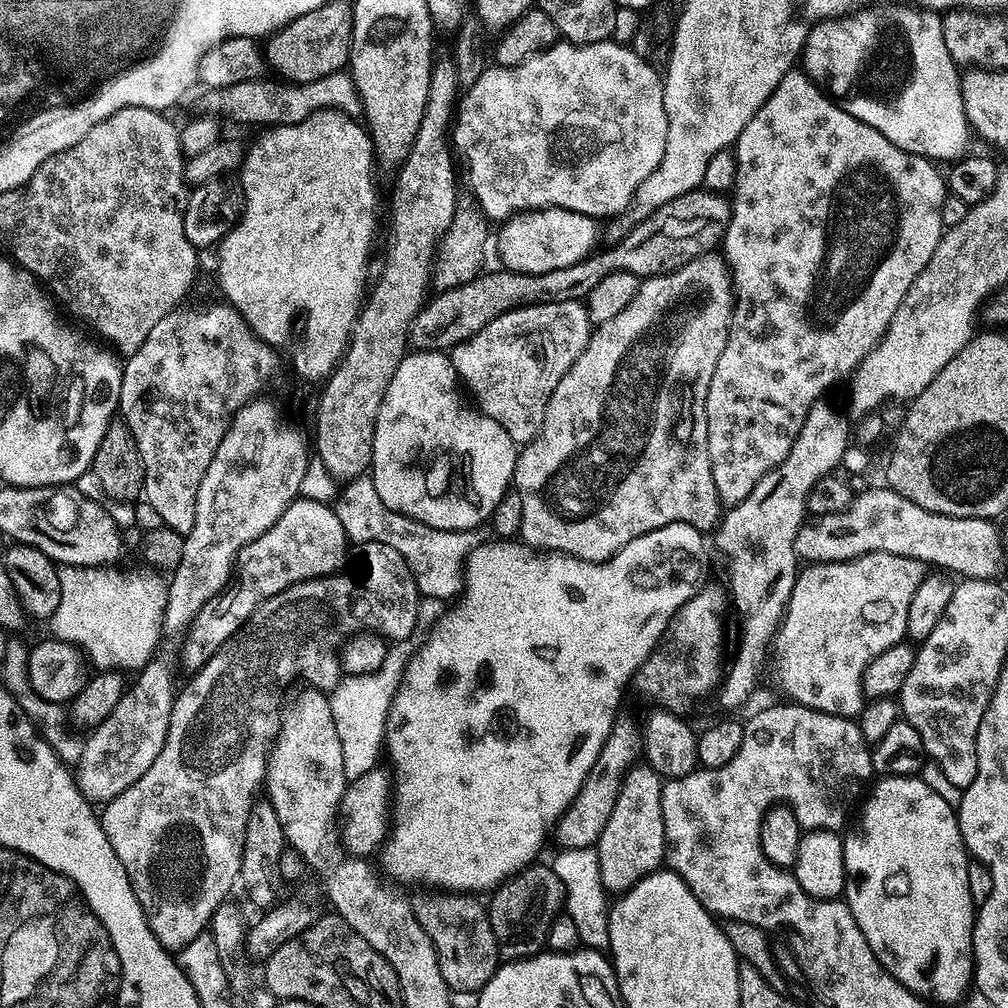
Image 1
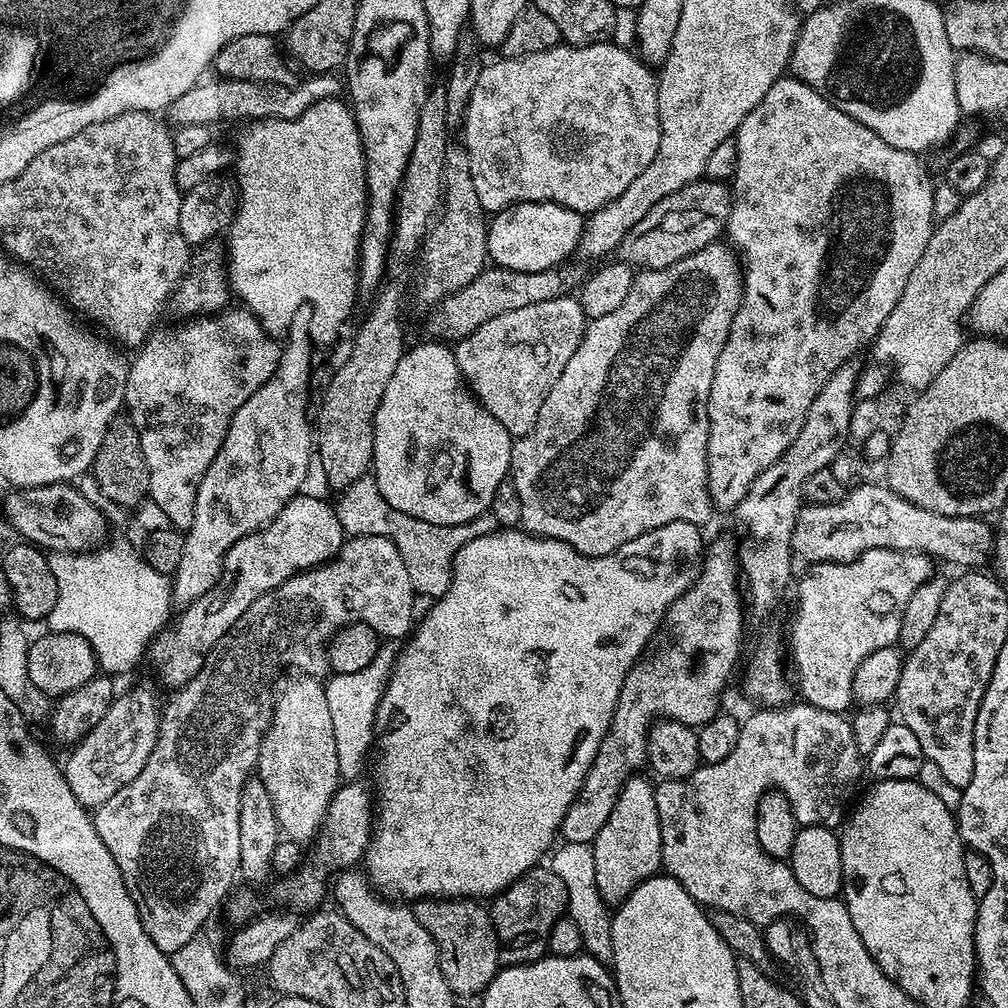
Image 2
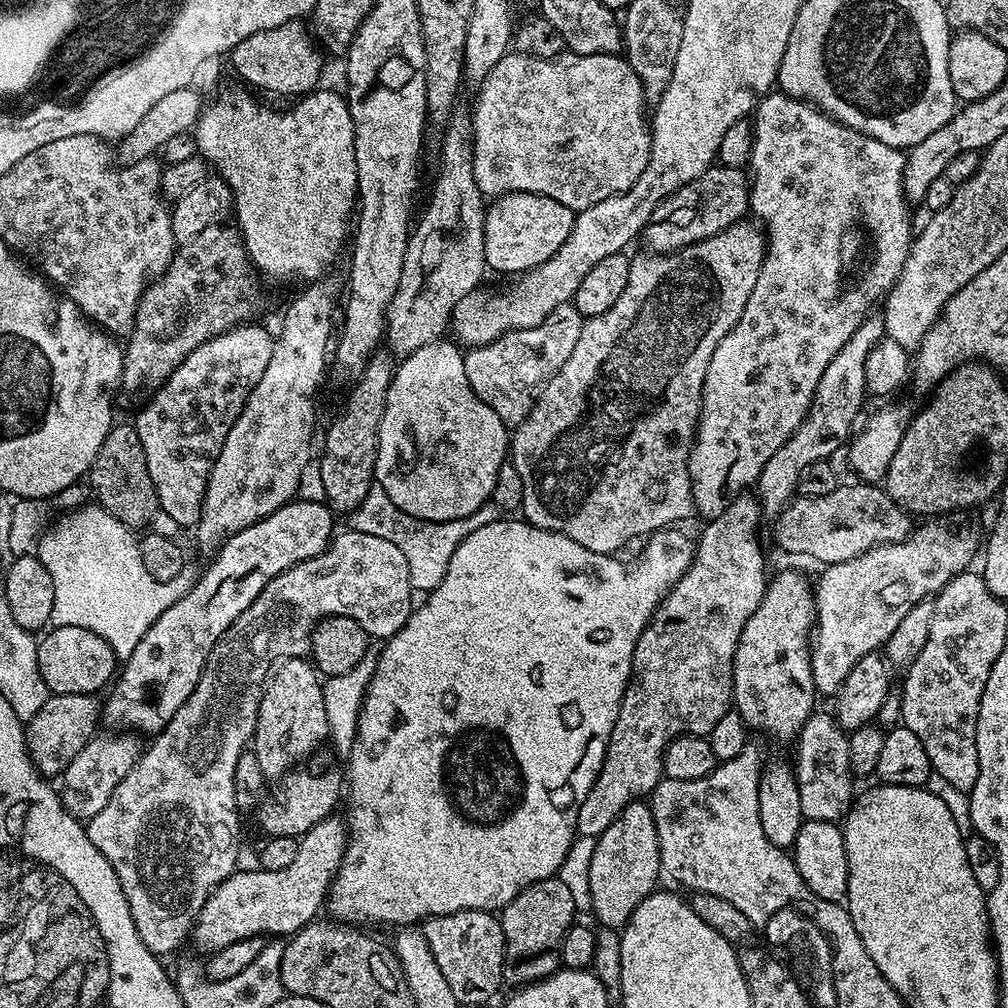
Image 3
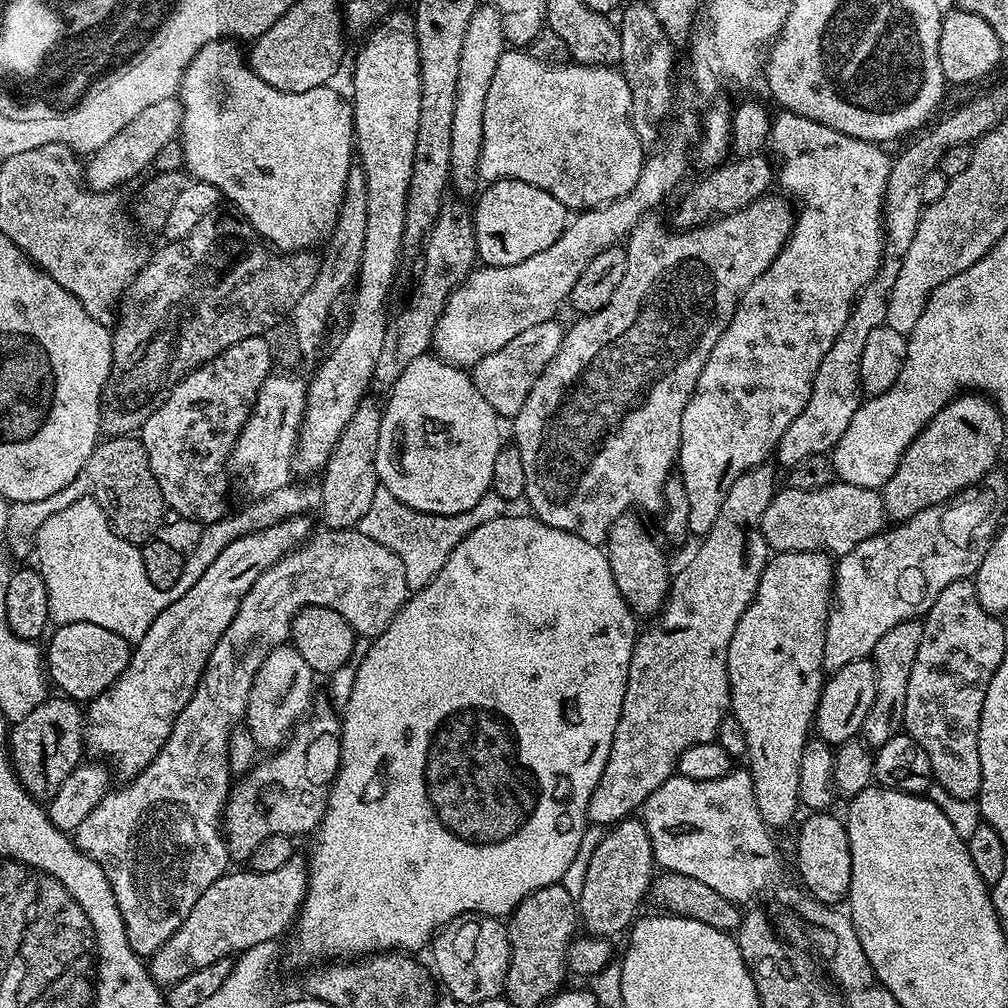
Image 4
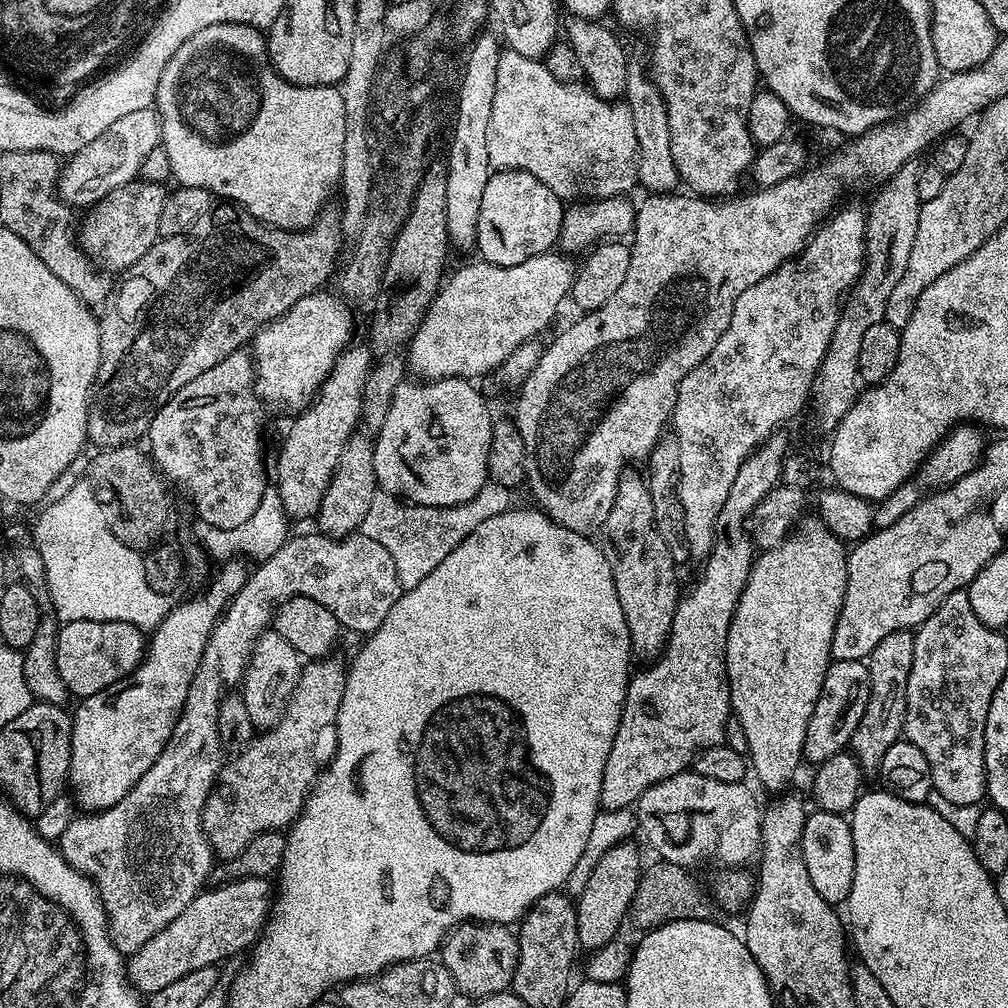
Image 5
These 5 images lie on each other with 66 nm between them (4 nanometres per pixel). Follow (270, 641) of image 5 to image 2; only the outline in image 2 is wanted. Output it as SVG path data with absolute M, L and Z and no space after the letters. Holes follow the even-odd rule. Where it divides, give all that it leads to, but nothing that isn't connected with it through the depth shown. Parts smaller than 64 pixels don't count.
M300 674L297 677L297 680L290 681L281 692L279 689L275 697L272 721L262 738L255 775L259 776L262 786L266 786L266 794L270 794L270 802L274 806L281 833L290 840L312 842L324 822L332 795L342 783L342 763L335 746L334 725L330 718L329 703L326 702L325 685L314 676Z

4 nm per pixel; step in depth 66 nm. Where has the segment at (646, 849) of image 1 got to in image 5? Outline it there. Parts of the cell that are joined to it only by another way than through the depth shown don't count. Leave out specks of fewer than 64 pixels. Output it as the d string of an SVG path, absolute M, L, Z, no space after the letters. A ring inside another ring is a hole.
M632 842L616 844L594 866L586 886L578 894L575 901L578 918L578 938L580 948L591 950L598 946L606 946L606 942L617 939L621 935L620 927L629 919L632 899L638 890L638 882L642 871L640 856Z

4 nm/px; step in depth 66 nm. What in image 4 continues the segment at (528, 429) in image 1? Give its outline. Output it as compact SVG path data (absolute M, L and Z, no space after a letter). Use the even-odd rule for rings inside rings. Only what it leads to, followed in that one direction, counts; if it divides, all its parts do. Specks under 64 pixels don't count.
M550 319L518 334L514 342L506 342L506 346L502 346L502 350L494 350L494 354L486 354L486 358L482 358L471 368L470 375L478 394L482 394L486 402L490 402L497 416L515 418L518 410L522 410L526 394L530 394L534 382L552 361L564 340L565 329L559 328L556 323L555 319Z

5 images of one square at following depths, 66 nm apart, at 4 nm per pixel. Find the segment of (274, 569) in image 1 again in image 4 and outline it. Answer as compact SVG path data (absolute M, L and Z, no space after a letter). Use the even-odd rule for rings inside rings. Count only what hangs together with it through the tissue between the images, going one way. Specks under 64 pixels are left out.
M308 514L292 516L269 528L234 538L196 585L150 622L150 630L131 649L123 674L102 694L87 701L87 751L96 755L93 757L113 760L121 781L132 780L146 770L162 746L166 746L178 714L190 702L206 662L218 638L222 638L226 626L238 614L242 598L246 598L250 586L258 582L266 569L313 535L312 518Z

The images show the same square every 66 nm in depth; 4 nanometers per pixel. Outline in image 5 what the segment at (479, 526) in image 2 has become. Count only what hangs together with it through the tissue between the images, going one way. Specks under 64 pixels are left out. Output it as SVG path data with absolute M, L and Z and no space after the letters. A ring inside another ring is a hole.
M487 483L470 502L450 506L449 508L435 508L421 504L409 504L408 501L392 496L389 492L377 490L370 502L370 510L366 518L362 518L358 532L366 538L374 538L374 542L386 546L390 550L390 558L394 558L394 566L398 570L398 582L401 589L407 590L418 586L462 538L474 534L486 518L494 518L494 514L502 514L513 507L513 489L503 488L500 484Z

